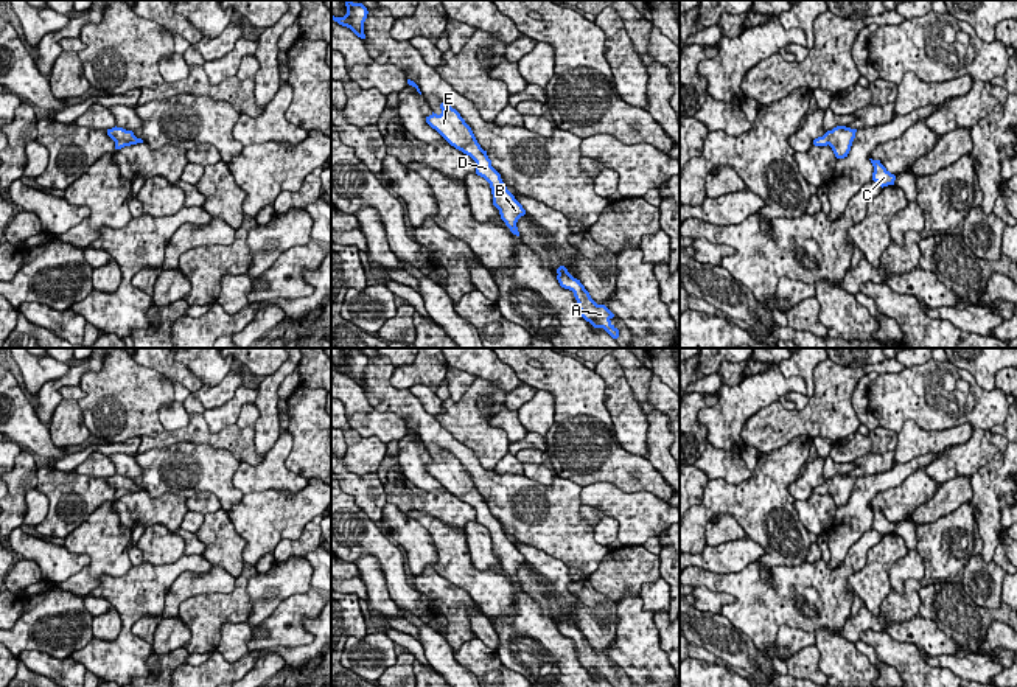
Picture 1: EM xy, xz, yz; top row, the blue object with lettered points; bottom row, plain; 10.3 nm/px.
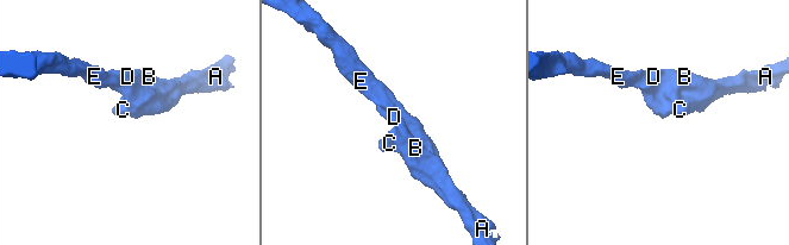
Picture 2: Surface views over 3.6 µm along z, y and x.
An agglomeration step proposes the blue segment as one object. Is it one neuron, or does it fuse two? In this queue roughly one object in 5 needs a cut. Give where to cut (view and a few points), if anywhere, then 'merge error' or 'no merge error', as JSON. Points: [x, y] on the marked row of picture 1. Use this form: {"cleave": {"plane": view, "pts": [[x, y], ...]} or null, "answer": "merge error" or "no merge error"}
{"cleave": null, "answer": "no merge error"}

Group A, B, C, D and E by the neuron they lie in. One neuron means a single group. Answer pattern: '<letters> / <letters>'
A B C D E

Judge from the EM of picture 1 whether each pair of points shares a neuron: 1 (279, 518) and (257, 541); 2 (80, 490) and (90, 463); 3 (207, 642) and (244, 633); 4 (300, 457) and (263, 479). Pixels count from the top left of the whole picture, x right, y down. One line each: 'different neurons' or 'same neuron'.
1: same neuron
2: different neurons
3: different neurons
4: different neurons

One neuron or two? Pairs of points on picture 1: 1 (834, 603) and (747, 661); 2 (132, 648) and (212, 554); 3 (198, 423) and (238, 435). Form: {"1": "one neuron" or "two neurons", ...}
{"1": "two neurons", "2": "two neurons", "3": "one neuron"}

